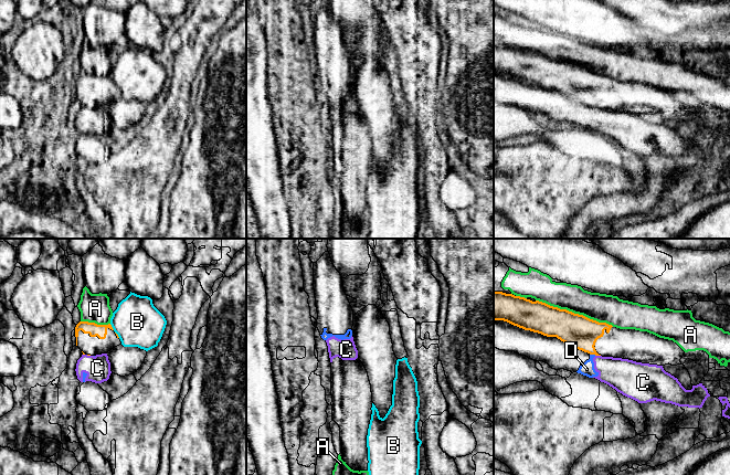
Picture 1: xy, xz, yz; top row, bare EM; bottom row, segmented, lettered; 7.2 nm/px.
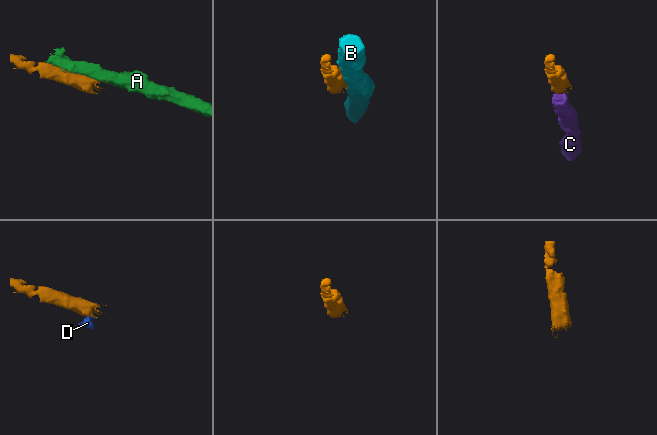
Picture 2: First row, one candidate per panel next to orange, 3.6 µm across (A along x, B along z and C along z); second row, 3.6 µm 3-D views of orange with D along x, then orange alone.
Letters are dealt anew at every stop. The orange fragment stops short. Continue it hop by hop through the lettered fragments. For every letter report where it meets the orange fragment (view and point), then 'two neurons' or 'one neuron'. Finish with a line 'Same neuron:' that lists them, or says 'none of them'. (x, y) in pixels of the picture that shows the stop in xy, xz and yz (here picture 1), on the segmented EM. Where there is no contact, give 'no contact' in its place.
A: contact yz (573, 313); two neurons
B: contact xy (112, 327); two neurons
C: contact yz (598, 355); two neurons
D: contact yz (593, 354); two neurons
Same neuron: none of them

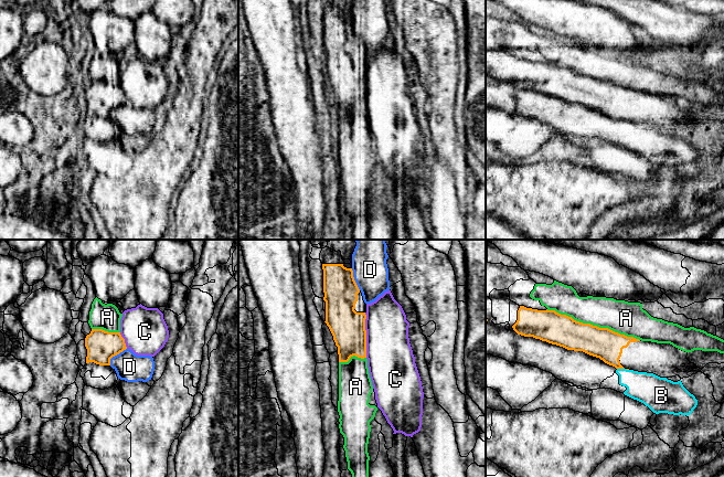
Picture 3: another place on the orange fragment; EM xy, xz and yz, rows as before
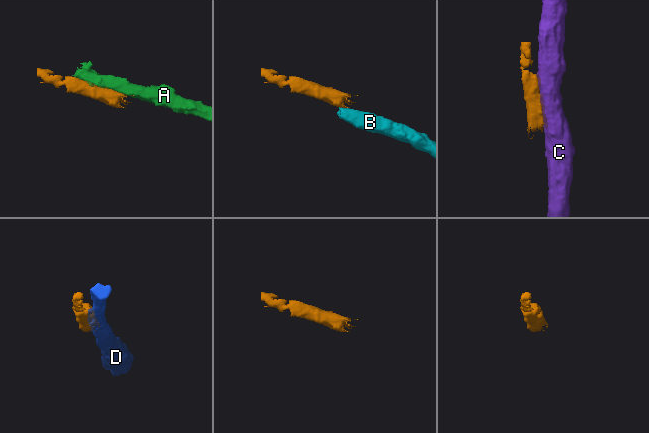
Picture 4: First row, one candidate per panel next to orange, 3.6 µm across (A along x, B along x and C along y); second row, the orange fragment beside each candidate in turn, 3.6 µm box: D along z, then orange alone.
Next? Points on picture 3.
A: contact yz (592, 325); two neurons
B: contact yz (620, 368); two neurons
C: contact xz (365, 335); two neurons
D: contact xy (116, 354); two neurons
Same neuron: none of them

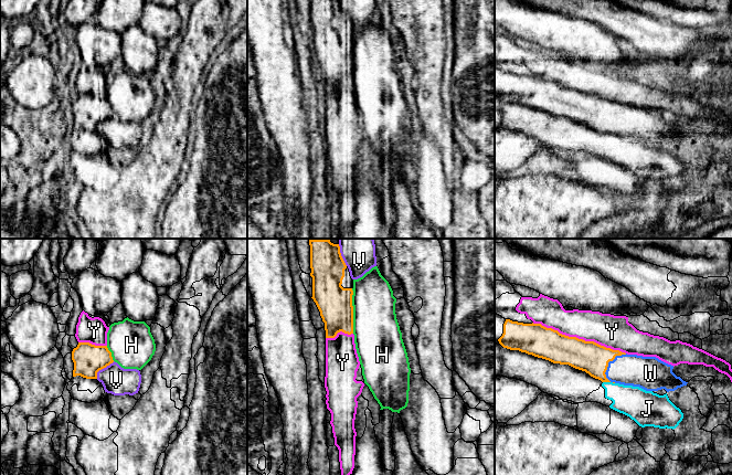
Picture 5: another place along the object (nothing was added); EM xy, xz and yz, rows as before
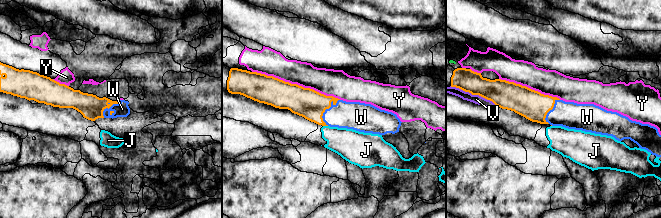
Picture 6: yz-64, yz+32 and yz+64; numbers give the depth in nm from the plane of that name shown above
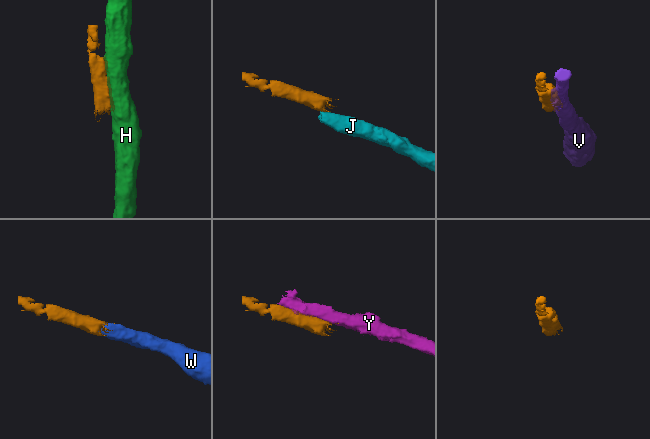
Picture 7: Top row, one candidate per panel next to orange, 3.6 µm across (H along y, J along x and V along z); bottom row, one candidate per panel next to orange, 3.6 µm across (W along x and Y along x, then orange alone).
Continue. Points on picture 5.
H: contact xz (352, 310); two neurons
J: contact yz (606, 381); two neurons
V: contact xy (103, 368); two neurons
W: contact yz (607, 363); one neuron
Y: contact yz (577, 338); two neurons
Same neuron: W

